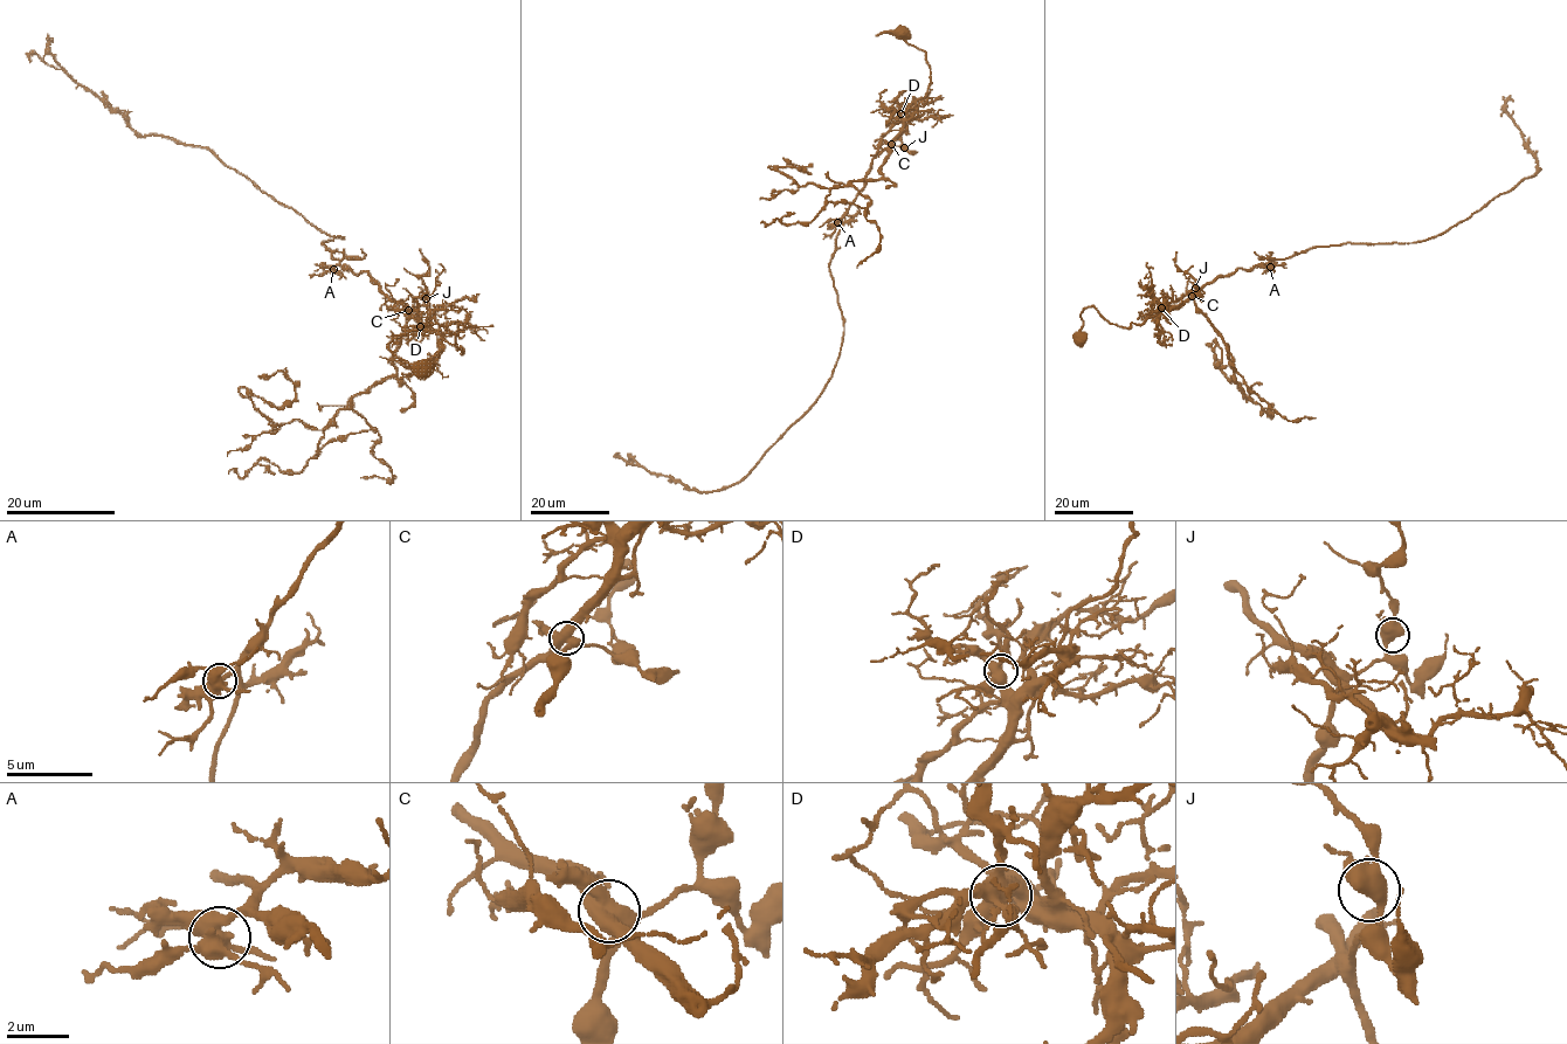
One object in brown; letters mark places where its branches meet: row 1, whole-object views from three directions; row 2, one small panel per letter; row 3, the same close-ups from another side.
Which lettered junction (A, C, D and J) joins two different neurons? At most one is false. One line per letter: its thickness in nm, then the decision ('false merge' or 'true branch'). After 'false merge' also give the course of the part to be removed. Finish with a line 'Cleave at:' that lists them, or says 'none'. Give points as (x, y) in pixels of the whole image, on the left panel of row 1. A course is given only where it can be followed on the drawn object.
A: 550 nm thick; true branch
C: 550 nm thick; false merge; foreign part runs (408, 310), (397, 373), (321, 430), (268, 420), (250, 396), (284, 407), (295, 386), (282, 372), (259, 377)
D: 460 nm thick; true branch
J: 460 nm thick; true branch
Cleave at: C

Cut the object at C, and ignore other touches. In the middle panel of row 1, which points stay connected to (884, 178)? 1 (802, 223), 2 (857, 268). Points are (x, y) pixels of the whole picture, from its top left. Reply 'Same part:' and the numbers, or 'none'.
Same part: 1, 2

